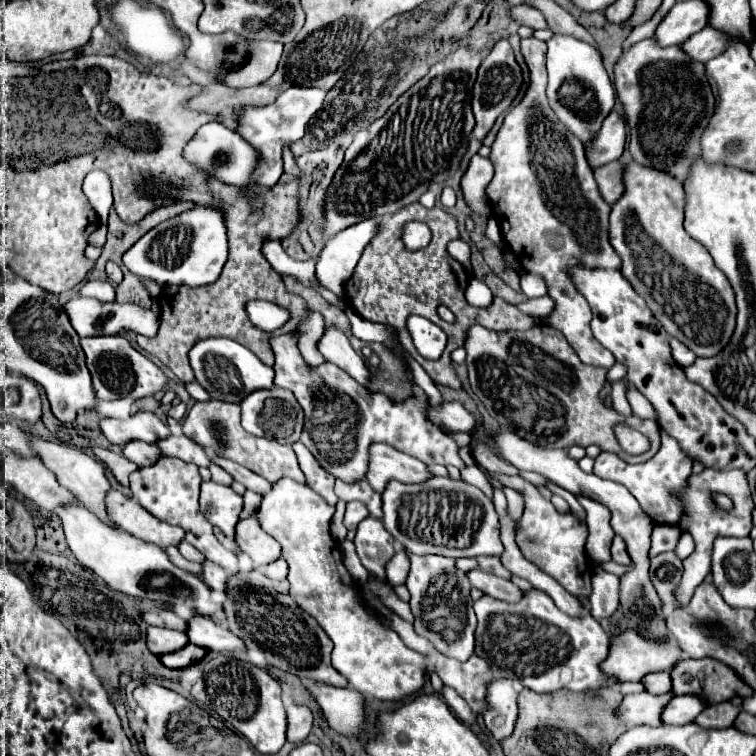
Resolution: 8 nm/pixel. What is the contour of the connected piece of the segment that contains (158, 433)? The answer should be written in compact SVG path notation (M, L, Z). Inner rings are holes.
M137 412L127 420L105 418L101 422L101 430L107 436L107 440L111 440L111 444L119 444L119 446L131 440L143 440L153 444L171 436L171 430L167 428L167 424L163 424L151 412Z

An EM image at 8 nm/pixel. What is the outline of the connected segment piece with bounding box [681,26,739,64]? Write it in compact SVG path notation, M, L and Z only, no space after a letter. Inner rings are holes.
M705 26L701 32L693 34L689 40L681 44L681 50L693 60L693 62L709 62L713 56L719 56L725 50L725 44L739 42L731 36L725 36L725 32L717 32L711 26Z

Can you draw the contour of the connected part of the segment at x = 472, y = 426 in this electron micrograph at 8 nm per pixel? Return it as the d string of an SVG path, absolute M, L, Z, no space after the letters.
M443 402L439 406L427 404L427 418L445 432L473 434L479 428L479 420L461 402Z

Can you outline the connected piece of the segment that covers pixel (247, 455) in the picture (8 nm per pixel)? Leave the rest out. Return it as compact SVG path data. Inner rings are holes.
M221 400L197 402L187 412L187 416L183 418L183 434L187 438L195 440L205 450L211 450L217 456L225 456L229 460L235 460L237 464L249 468L251 472L257 472L259 476L263 476L269 482L287 476L287 478L293 478L293 480L305 484L305 476L299 470L297 456L295 456L293 448L291 446L283 446L277 440L257 438L257 436L245 432L241 428L241 424L239 424L239 412L241 412L239 404L229 404L229 402L221 402Z

